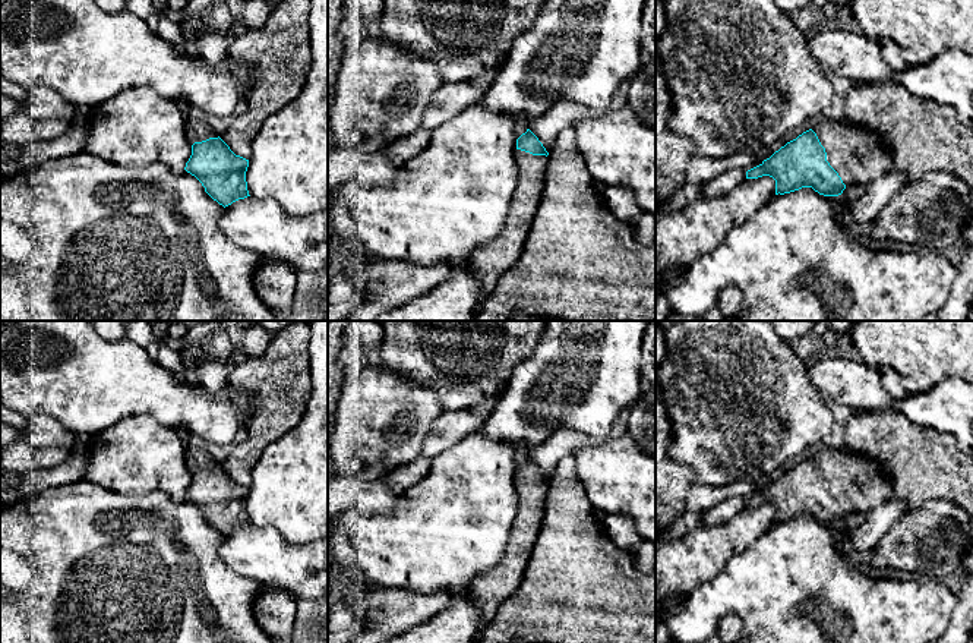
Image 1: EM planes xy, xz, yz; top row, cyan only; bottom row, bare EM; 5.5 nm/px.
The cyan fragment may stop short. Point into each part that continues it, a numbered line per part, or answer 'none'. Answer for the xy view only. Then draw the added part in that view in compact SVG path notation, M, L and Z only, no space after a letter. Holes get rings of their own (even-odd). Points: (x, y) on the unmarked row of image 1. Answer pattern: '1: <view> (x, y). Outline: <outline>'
1: xy (196, 459). Outline: M195 447L186 448L186 464L192 473L195 470L202 470L209 466L218 466L217 460L211 456L211 453Z

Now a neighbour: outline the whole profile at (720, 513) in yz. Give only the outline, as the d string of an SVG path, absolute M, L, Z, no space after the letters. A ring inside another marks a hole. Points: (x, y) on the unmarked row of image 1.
M730 497L713 508L702 513L698 526L715 526L726 523L732 516L736 516L746 507L746 499L742 497Z

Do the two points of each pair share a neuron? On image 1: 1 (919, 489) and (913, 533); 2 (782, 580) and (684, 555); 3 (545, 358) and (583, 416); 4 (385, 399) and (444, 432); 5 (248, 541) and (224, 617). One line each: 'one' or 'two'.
1: two
2: two
3: one
4: two
5: two

